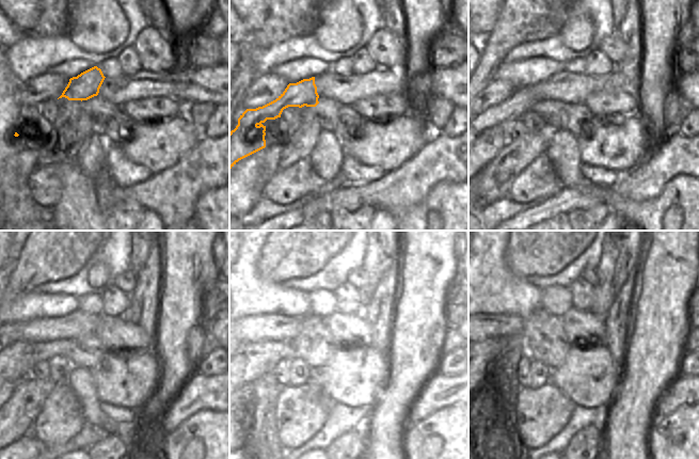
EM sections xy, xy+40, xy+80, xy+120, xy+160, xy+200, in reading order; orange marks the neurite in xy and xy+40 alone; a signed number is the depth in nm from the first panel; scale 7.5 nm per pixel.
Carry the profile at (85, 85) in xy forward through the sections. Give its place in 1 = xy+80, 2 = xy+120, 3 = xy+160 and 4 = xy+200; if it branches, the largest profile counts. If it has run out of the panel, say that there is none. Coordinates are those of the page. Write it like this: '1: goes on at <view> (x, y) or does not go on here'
1: goes on at xy+80 (490, 124)
2: goes on at xy+120 (17, 360)
3: goes on at xy+160 (253, 360)
4: goes on at xy+200 (509, 348)

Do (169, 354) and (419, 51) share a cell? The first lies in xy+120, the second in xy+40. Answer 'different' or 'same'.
same

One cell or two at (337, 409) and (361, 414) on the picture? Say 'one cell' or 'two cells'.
one cell

